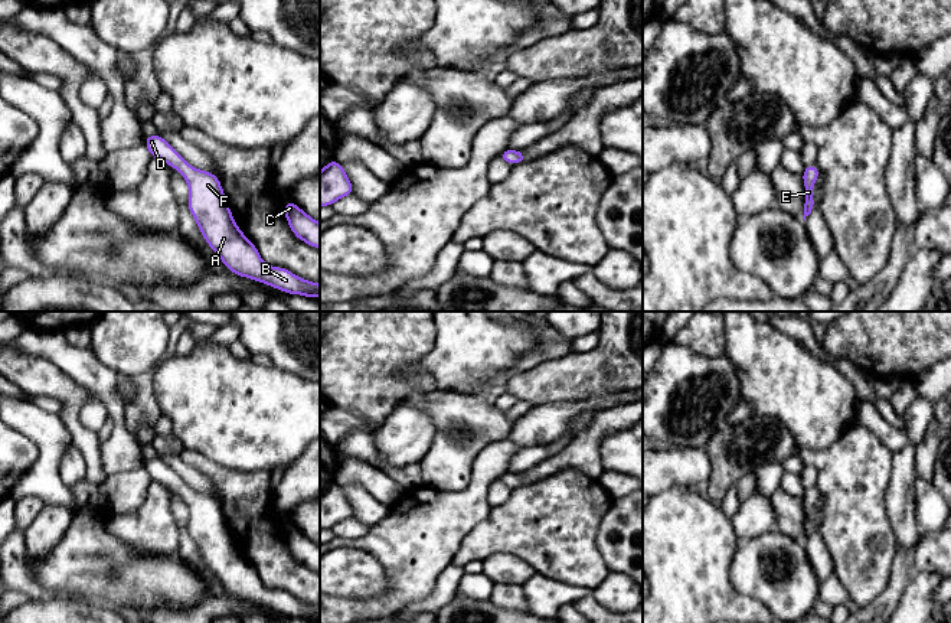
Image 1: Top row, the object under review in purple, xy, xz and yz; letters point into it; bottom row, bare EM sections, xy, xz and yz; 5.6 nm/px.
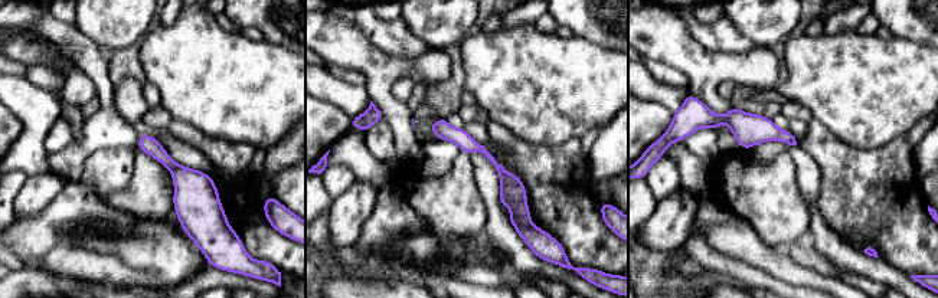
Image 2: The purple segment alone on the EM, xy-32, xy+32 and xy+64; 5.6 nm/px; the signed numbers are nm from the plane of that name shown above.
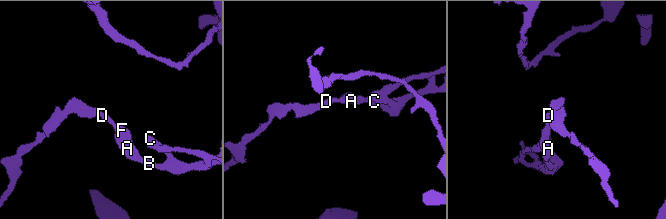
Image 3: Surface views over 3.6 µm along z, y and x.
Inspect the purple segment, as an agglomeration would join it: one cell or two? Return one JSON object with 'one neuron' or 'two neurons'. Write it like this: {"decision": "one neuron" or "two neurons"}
{"decision": "one neuron"}

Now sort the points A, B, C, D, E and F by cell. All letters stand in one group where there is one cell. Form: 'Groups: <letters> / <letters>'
Groups: A B C D E F

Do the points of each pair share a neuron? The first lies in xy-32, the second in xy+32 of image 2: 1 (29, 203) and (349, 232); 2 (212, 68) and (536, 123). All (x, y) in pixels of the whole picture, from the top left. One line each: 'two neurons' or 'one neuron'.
1: one neuron
2: one neuron

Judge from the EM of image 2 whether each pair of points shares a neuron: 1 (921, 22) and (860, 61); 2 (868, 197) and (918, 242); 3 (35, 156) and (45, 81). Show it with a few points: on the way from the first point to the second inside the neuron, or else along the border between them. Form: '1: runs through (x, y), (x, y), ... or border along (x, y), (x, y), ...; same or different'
1: border along (894, 35), (922, 46); different
2: runs through (881, 208), (905, 232); same
3: border along (25, 77), (52, 94); different

